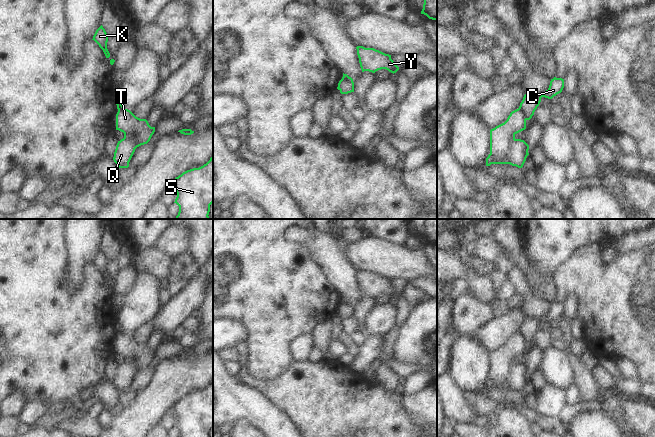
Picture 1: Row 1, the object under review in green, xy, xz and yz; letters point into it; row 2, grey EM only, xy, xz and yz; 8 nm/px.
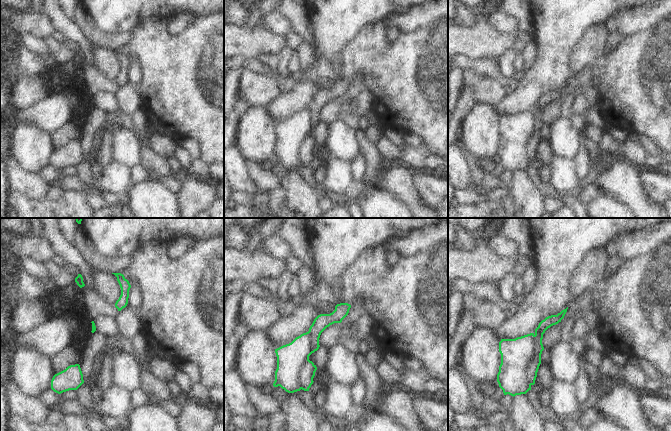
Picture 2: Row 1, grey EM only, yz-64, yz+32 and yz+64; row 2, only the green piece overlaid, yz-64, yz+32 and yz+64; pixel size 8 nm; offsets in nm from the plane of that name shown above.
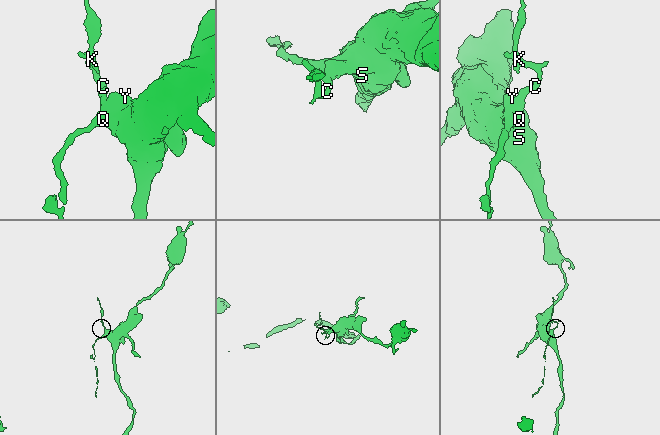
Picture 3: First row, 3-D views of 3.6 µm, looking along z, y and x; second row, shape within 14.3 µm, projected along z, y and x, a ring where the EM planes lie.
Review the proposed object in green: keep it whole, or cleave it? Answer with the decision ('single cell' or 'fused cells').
fused cells

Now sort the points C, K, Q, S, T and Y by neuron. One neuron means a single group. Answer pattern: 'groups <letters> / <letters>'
groups C K Q / S T Y

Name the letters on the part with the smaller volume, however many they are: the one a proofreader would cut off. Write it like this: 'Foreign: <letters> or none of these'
Foreign: C, K, Q

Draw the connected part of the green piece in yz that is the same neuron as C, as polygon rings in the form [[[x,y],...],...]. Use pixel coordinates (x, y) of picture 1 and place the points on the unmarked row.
[[[554,301],[550,305],[549,312],[544,317],[525,318],[519,333],[523,336],[525,343],[530,344],[541,326],[541,322],[552,323],[561,317],[564,312],[564,303]]]

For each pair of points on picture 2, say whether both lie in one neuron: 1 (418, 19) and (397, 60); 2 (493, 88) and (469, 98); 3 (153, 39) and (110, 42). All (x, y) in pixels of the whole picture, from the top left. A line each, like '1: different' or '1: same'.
1: different
2: different
3: different

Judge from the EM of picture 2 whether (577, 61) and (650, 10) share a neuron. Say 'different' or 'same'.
different

